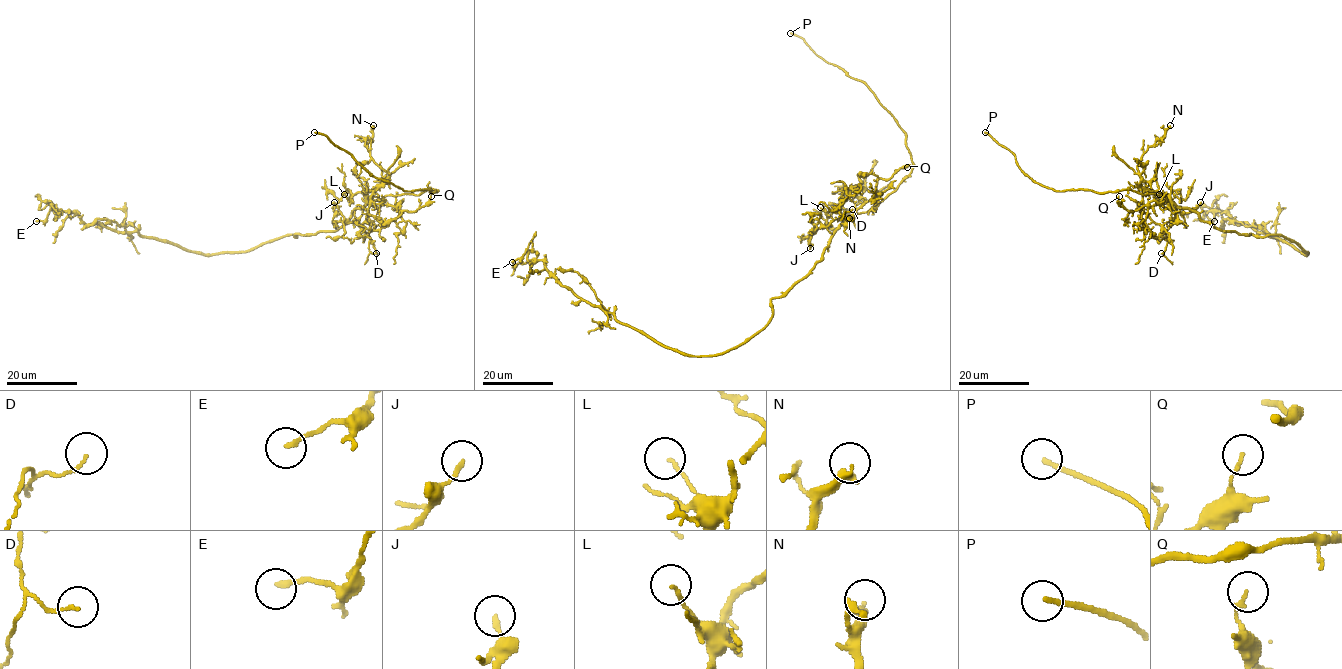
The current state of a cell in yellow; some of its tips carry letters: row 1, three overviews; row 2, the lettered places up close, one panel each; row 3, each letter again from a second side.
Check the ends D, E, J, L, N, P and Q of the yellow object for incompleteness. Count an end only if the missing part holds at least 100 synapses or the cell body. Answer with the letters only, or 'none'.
P

